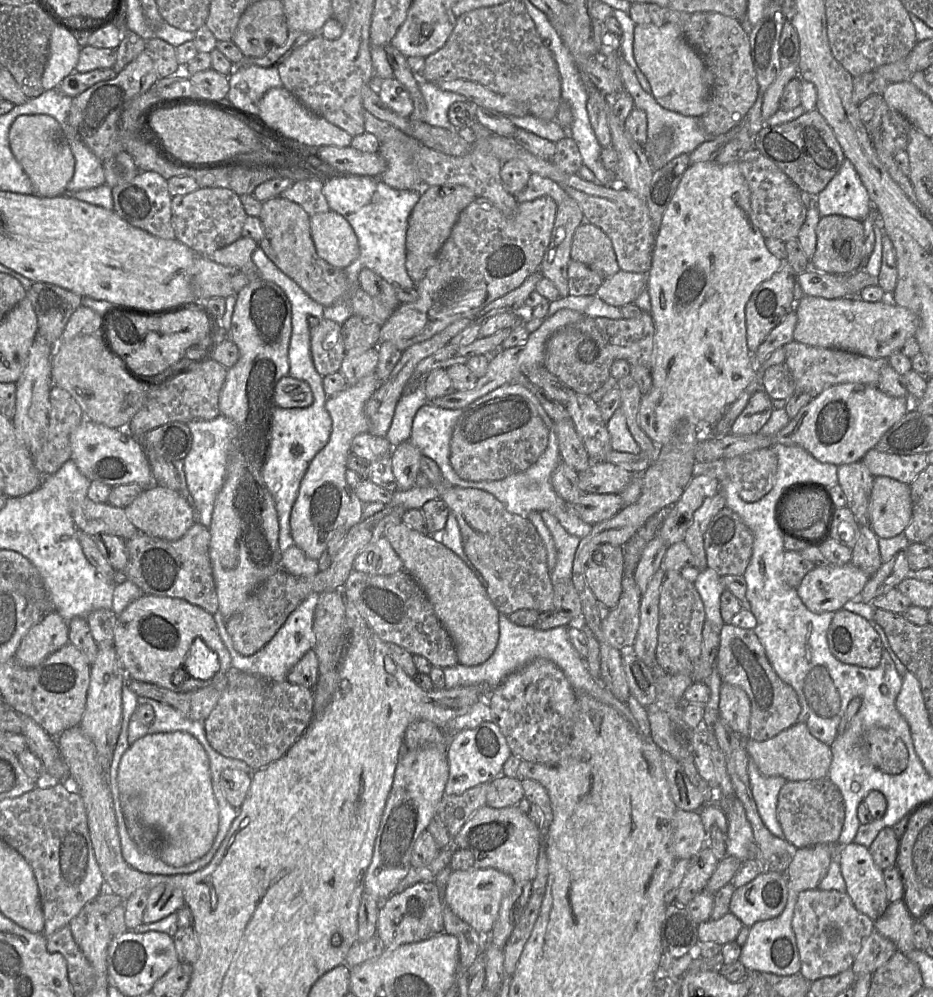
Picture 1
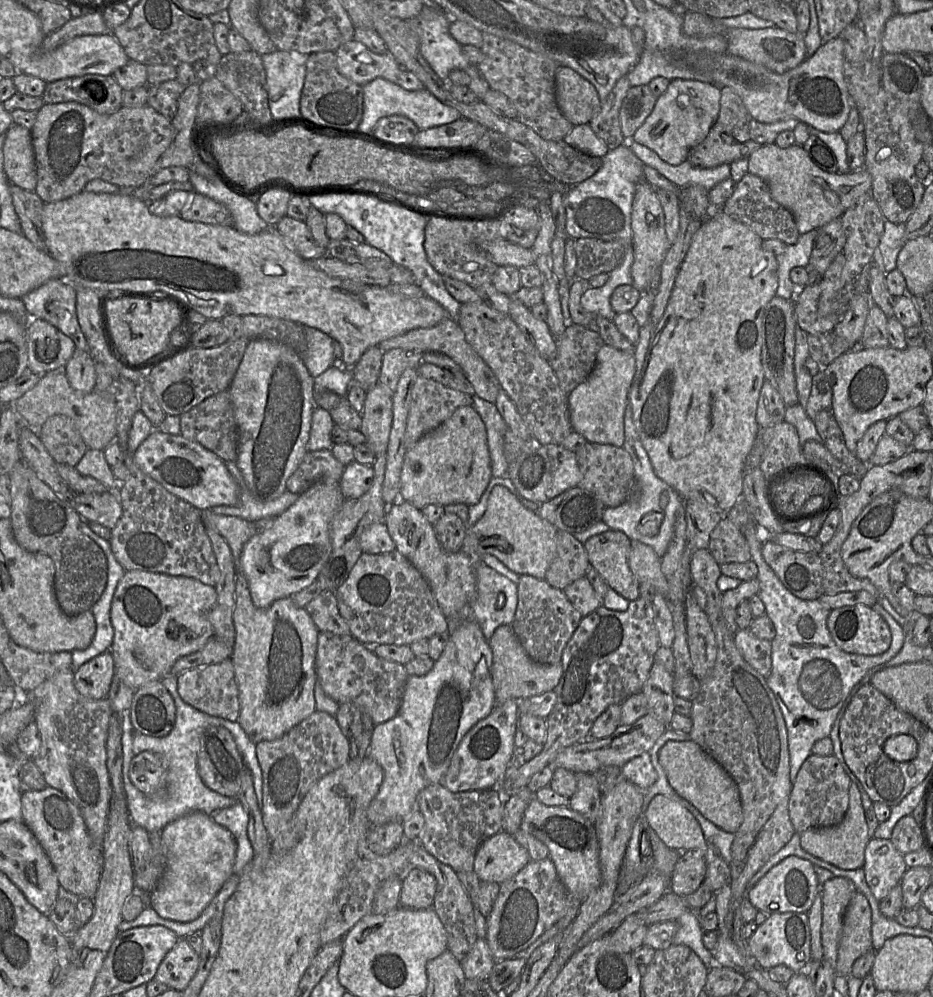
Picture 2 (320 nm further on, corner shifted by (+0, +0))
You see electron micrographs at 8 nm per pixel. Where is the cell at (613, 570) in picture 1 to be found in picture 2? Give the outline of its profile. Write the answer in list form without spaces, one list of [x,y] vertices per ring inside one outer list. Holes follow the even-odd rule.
[[[612,529],[591,537],[584,544],[590,566],[599,573],[608,587],[628,601],[634,601],[640,597],[640,591],[639,583],[629,567],[630,545],[631,540],[626,534]]]

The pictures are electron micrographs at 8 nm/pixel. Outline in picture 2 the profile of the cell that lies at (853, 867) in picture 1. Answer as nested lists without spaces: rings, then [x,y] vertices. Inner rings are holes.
[[[871,838],[864,857],[862,869],[865,880],[873,896],[880,901],[900,883],[908,870],[904,855],[894,847],[890,839]]]

